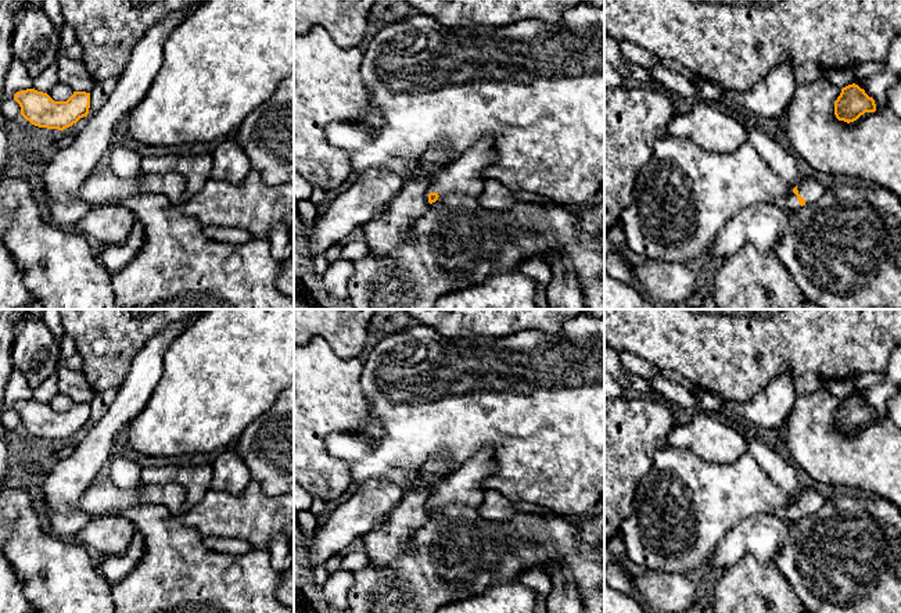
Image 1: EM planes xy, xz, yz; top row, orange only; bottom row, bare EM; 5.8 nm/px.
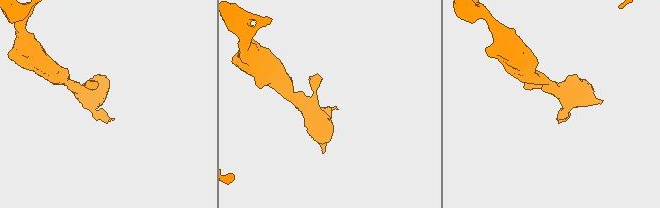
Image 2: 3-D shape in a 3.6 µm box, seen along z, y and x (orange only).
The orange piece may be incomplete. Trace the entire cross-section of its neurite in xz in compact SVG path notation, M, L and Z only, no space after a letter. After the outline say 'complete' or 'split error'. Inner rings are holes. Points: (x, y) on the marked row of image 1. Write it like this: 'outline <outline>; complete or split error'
outline M485 137L435 176L430 186L428 202L432 204L439 196L449 193L480 197L488 180L485 171L493 162L493 143Z; split error

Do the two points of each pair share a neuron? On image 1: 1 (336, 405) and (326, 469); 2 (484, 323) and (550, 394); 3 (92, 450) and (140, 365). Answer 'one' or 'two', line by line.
1: one
2: two
3: one

